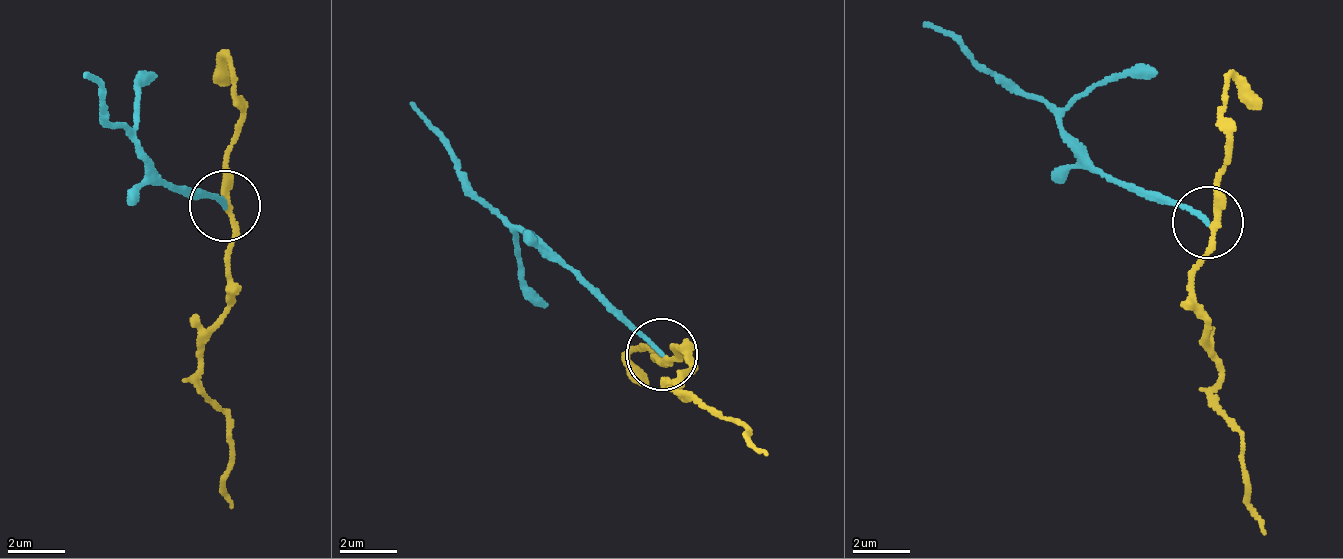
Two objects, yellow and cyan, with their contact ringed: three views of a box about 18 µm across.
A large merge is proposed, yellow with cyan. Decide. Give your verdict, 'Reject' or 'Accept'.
Reject

